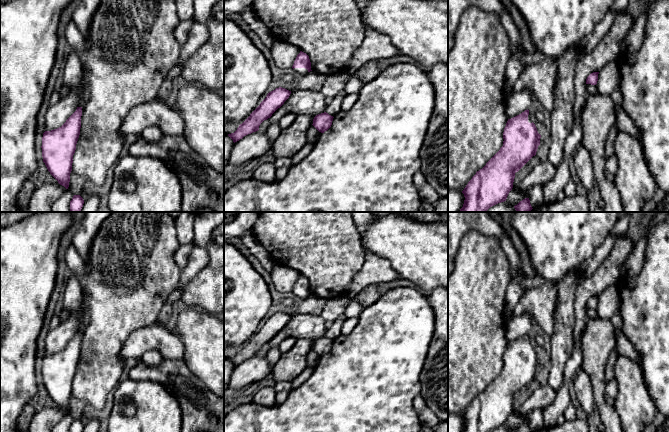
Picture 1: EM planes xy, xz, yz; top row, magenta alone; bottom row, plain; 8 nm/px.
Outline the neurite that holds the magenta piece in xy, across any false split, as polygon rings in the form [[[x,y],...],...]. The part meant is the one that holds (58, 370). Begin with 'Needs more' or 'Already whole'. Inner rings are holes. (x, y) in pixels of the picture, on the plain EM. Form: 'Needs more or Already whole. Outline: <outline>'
Needs more. Outline: [[[83,297],[78,307],[79,328],[76,335],[59,352],[45,355],[42,361],[42,381],[50,398],[64,410],[69,411],[73,379],[80,359],[82,331],[89,323],[89,304]]]

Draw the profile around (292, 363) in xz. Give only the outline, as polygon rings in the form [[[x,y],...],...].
[[[298,339],[288,352],[281,354],[279,361],[272,369],[276,382],[291,382],[306,369],[306,358],[312,350],[313,343],[313,340]]]

